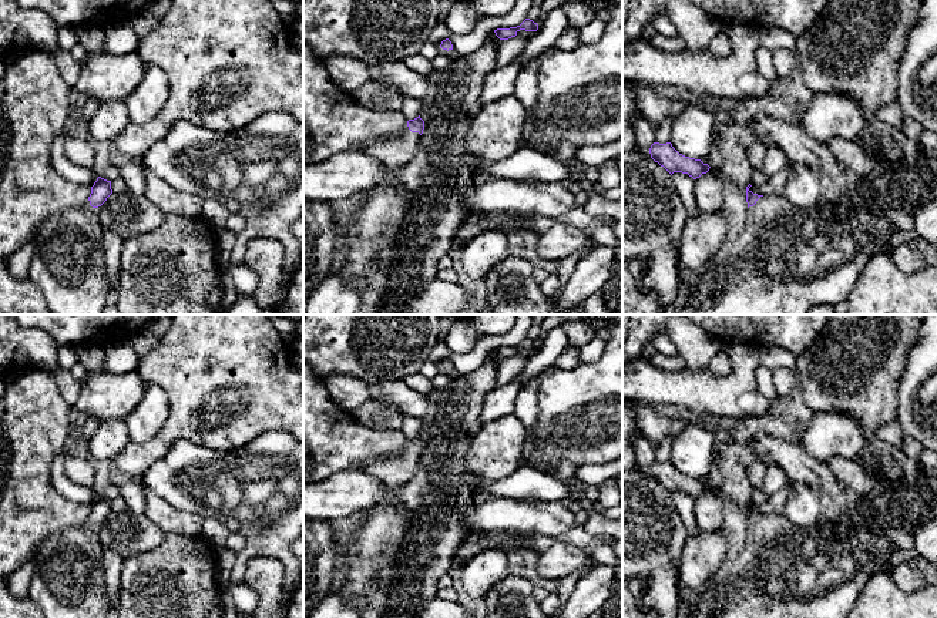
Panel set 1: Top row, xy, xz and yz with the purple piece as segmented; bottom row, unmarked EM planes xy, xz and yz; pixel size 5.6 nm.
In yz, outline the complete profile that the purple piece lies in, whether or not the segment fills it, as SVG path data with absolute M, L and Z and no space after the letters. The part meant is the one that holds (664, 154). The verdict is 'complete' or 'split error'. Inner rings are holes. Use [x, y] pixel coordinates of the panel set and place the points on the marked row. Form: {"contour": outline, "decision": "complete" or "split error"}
{"contour": "M654 142L649 148L651 158L664 167L671 175L674 172L688 174L693 179L709 171L709 165L701 159L689 158L679 154L671 142Z", "decision": "complete"}

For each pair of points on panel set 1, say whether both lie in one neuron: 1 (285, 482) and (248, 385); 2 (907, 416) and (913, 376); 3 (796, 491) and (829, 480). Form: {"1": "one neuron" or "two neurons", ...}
{"1": "two neurons", "2": "one neuron", "3": "two neurons"}

